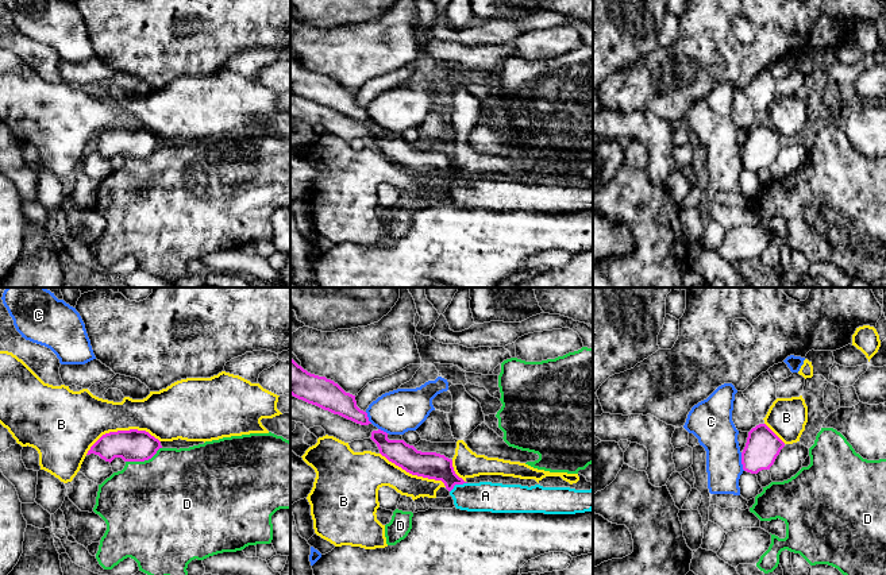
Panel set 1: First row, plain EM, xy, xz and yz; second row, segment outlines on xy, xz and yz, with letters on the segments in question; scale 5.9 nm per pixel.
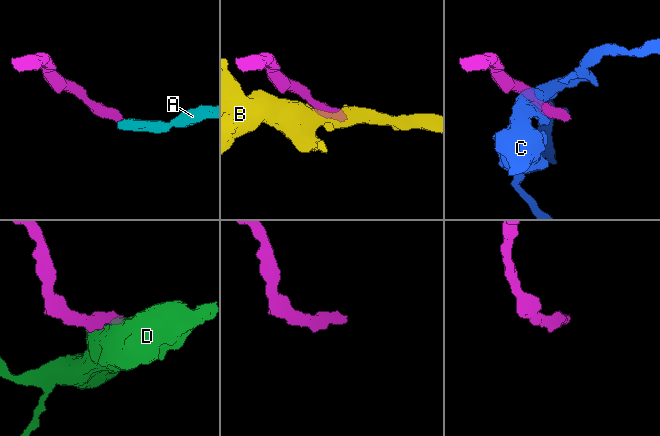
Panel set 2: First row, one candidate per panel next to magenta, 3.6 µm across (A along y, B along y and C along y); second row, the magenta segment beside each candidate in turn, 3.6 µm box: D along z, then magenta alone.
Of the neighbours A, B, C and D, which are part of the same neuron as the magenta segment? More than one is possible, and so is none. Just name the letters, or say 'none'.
A

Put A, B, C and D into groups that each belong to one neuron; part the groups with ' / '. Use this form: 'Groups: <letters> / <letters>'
Groups: A / B / C / D

